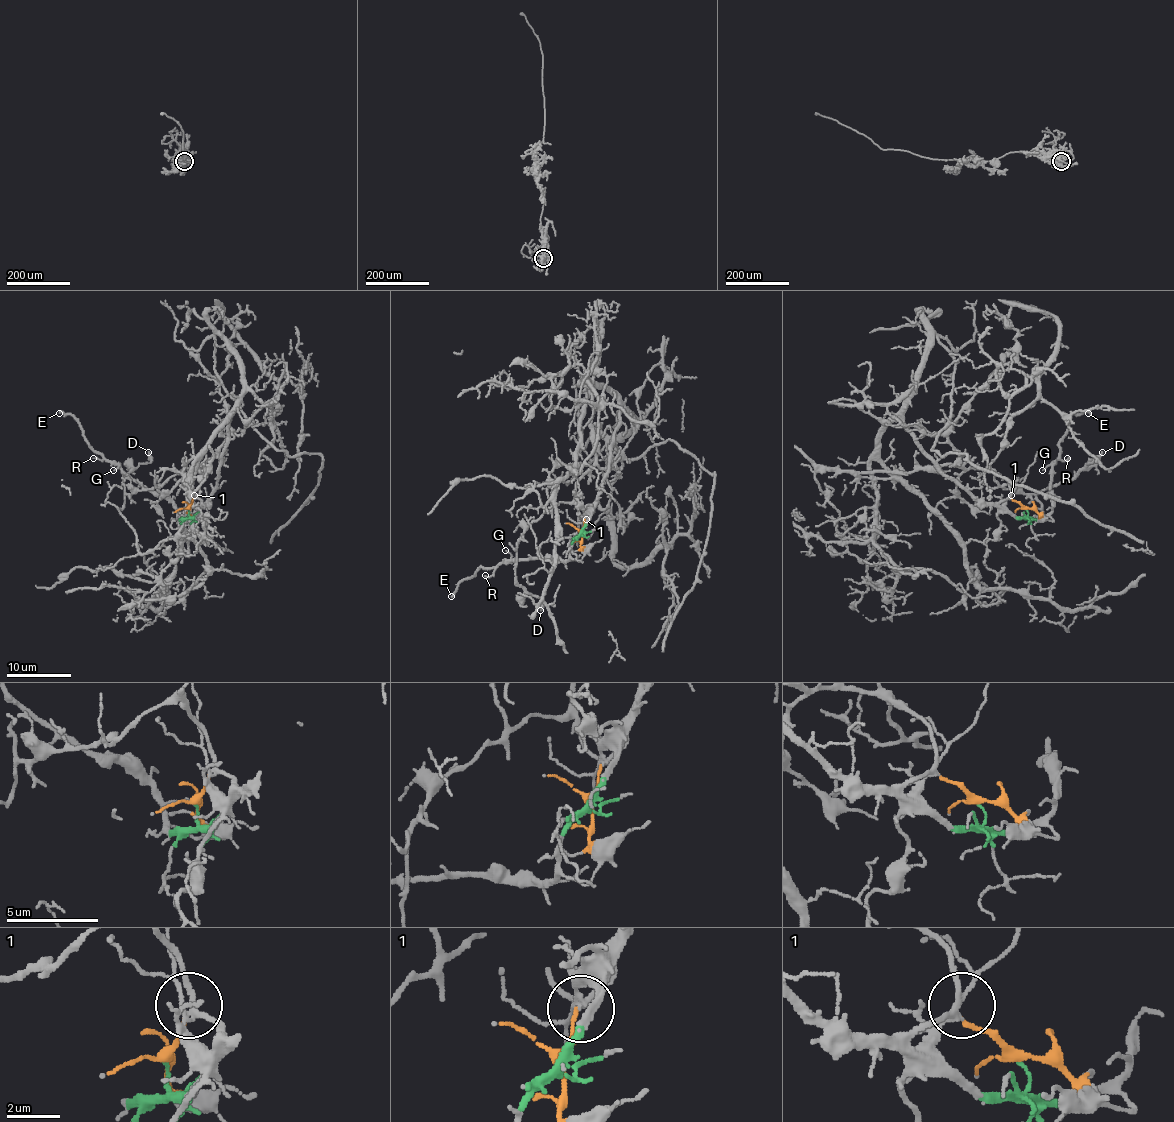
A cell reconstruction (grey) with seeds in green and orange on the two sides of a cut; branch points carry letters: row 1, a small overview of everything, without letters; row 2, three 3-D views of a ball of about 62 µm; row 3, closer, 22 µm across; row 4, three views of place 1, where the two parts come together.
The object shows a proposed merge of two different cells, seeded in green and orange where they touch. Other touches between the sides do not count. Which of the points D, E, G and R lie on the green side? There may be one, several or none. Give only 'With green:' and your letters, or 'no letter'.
With green: E, G, R

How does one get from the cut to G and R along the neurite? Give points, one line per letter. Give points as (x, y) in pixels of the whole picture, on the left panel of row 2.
G: (187, 510), (189, 513), (184, 518), (179, 518), (176, 510), (160, 494), (144, 489), (120, 465), (113, 469)
R: (187, 510), (184, 518), (179, 518), (160, 494), (132, 481), (116, 465), (92, 458)

